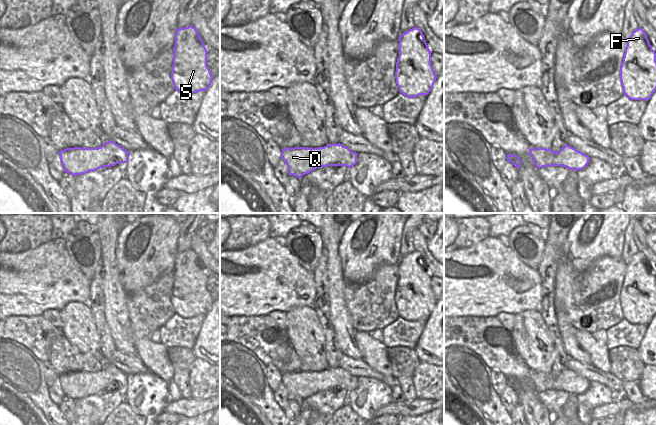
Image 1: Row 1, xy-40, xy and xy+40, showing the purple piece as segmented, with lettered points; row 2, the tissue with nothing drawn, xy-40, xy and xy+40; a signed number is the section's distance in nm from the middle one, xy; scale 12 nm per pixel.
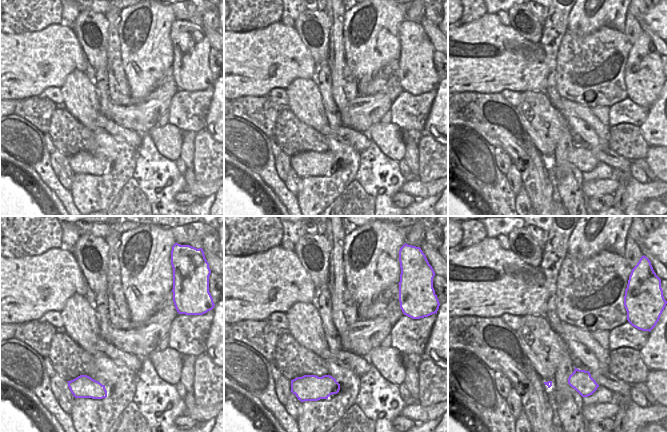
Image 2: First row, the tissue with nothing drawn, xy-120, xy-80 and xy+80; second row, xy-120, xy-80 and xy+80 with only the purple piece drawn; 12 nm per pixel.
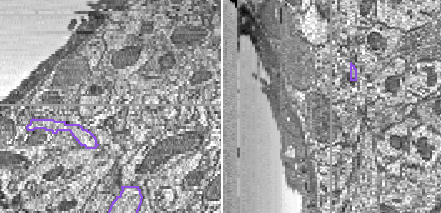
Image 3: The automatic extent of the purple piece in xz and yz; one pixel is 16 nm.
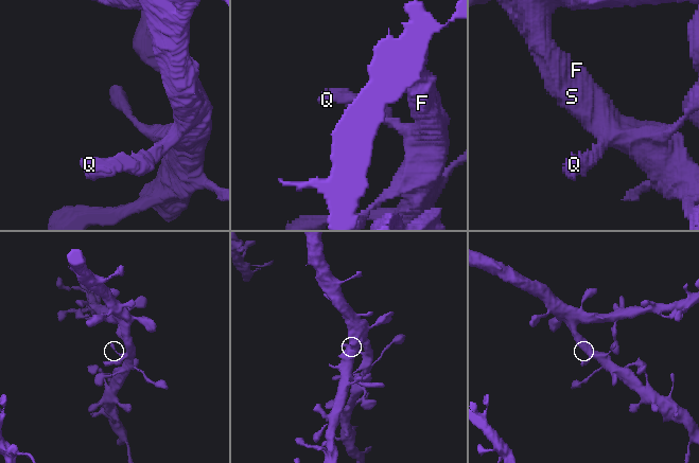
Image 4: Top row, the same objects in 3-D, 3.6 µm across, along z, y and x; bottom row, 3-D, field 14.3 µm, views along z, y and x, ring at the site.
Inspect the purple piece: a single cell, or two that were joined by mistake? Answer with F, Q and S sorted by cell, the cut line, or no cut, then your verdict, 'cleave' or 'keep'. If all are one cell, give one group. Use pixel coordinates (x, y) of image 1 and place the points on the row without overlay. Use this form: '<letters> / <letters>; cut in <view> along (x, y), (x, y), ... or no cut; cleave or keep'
F Q S; no cut; keep

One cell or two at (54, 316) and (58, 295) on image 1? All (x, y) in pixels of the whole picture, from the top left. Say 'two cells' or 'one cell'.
two cells

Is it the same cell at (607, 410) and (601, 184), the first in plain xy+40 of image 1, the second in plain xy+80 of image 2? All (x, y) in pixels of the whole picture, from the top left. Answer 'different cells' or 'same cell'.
same cell

